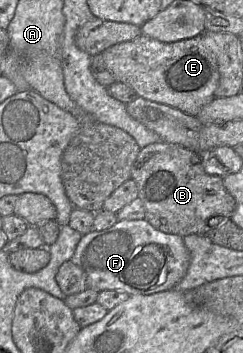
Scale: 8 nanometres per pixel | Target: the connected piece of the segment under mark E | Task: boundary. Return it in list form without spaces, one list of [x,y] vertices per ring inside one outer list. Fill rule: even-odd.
[[[141,34],[105,49],[102,58],[115,81],[130,86],[137,96],[176,108],[195,116],[215,98],[219,83],[216,57],[202,35],[161,42]]]

